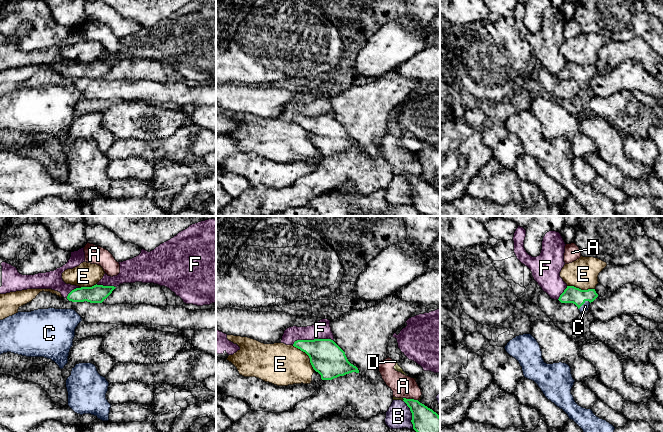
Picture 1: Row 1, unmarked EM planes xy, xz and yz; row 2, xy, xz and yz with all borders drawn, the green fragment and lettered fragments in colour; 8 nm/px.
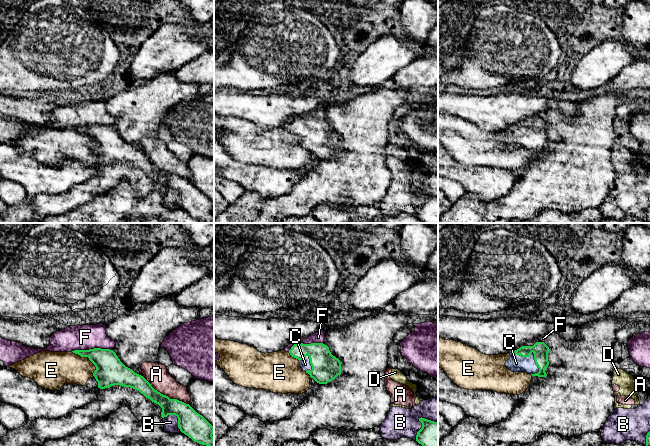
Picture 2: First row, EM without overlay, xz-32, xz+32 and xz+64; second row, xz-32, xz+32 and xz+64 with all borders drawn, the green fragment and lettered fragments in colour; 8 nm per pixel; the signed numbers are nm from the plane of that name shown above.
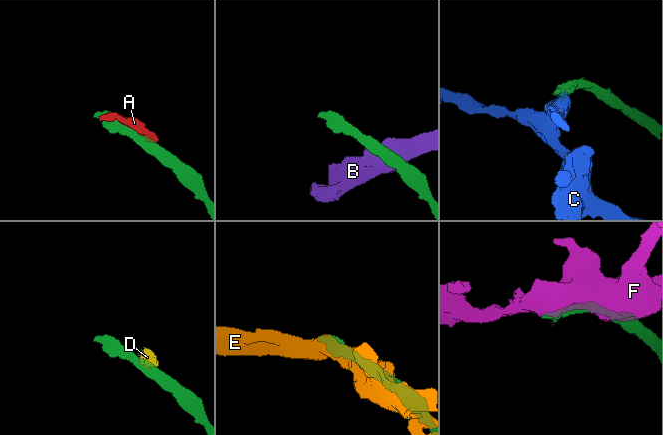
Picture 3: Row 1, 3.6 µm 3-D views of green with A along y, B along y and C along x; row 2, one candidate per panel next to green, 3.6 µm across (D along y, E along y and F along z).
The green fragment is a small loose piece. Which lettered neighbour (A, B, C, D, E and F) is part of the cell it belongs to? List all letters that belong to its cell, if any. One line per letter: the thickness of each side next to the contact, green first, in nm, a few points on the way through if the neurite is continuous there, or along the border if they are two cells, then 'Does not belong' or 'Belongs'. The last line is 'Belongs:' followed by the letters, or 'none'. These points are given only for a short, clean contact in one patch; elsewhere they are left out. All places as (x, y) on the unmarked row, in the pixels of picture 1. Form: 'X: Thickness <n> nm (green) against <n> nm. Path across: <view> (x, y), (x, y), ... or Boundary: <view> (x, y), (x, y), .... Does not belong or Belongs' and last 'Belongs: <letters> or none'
A: Thickness 220 nm (green) against 180 nm. Does not belong
B: Thickness 240 nm (green) against 200 nm. Does not belong
C: Thickness 140 nm (green) against 60 nm. Path across: yz (571, 70), (579, 73), (584, 78), (585, 82). Belongs
D: Thickness 200 nm (green) against 30 nm. Boundary: xz (402, 174), (404, 175). Does not belong
E: Thickness 280 nm (green) against 340 nm. Does not belong
F: Thickness 280 nm (green) against 140 nm. Boundary: xz (332, 115), (297, 115), (292, 120). Does not belong
Belongs: C

